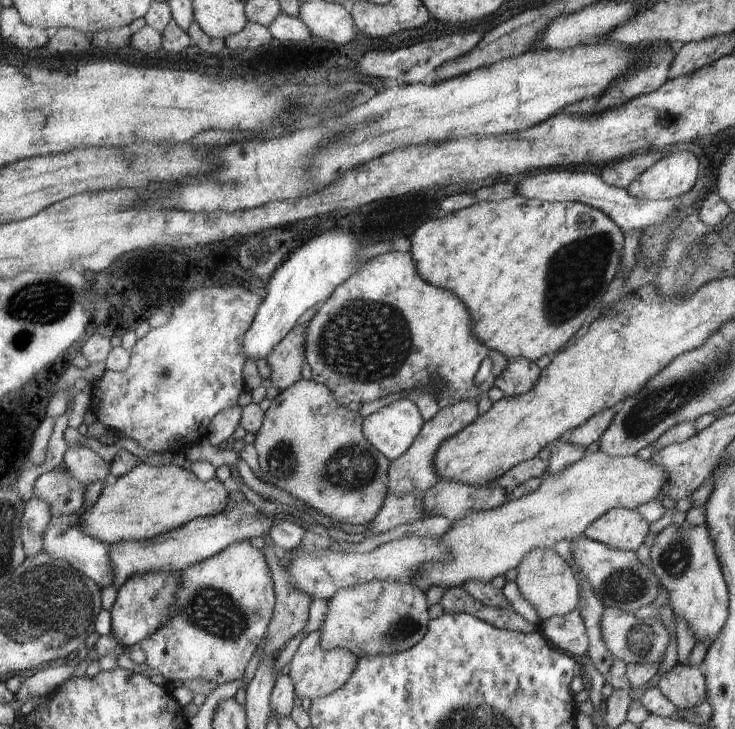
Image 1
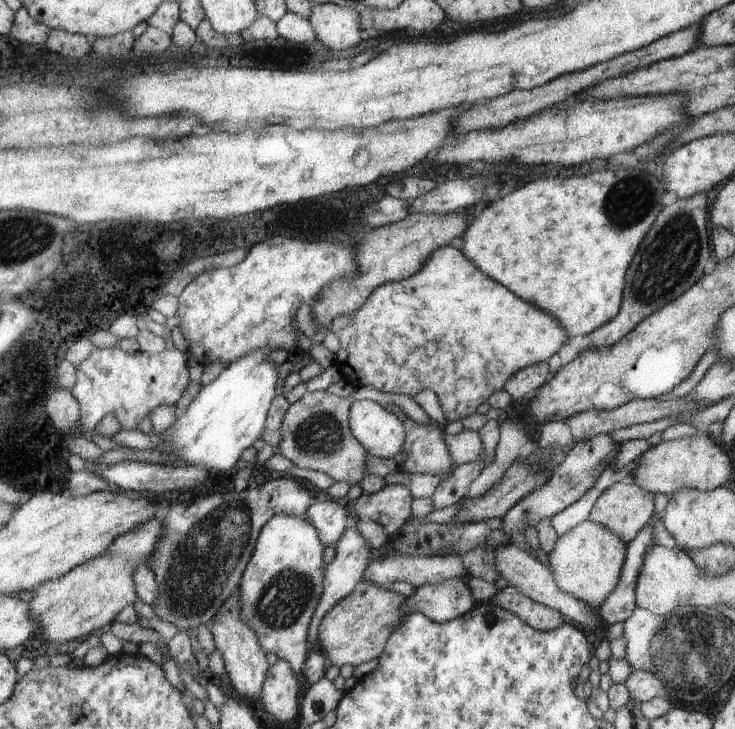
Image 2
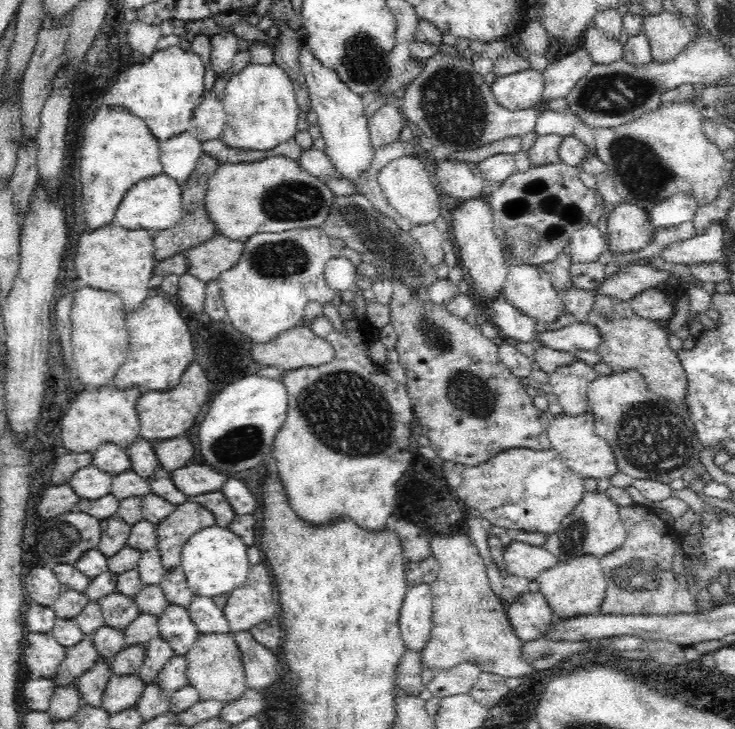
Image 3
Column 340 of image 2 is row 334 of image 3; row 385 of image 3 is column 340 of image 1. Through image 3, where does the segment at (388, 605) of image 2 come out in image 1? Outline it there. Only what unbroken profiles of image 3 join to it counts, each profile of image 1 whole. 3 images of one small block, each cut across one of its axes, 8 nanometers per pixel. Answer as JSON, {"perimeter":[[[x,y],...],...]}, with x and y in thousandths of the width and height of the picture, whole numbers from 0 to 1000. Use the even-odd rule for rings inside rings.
{"perimeter":[[[435,864],[426,866],[414,874],[395,908],[396,916],[392,930],[397,930],[400,949],[405,957],[427,960],[427,957],[452,952],[482,925],[484,911],[488,908],[488,903],[471,894],[471,892],[465,892],[465,889],[453,889],[441,894],[435,886],[435,875],[438,875]]]}

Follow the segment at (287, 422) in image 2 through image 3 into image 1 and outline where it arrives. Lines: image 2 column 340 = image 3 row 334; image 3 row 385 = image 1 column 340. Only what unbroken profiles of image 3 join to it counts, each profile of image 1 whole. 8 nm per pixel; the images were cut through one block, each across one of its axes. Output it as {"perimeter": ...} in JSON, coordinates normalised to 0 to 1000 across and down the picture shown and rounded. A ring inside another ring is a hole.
{"perimeter":[[[408,520],[381,536],[359,565],[359,579],[347,595],[344,608],[356,650],[351,656],[397,678],[460,719],[501,719],[512,711],[527,680],[527,646],[532,632],[495,598],[493,569],[473,561],[461,556],[459,545],[445,528],[424,520]]]}

